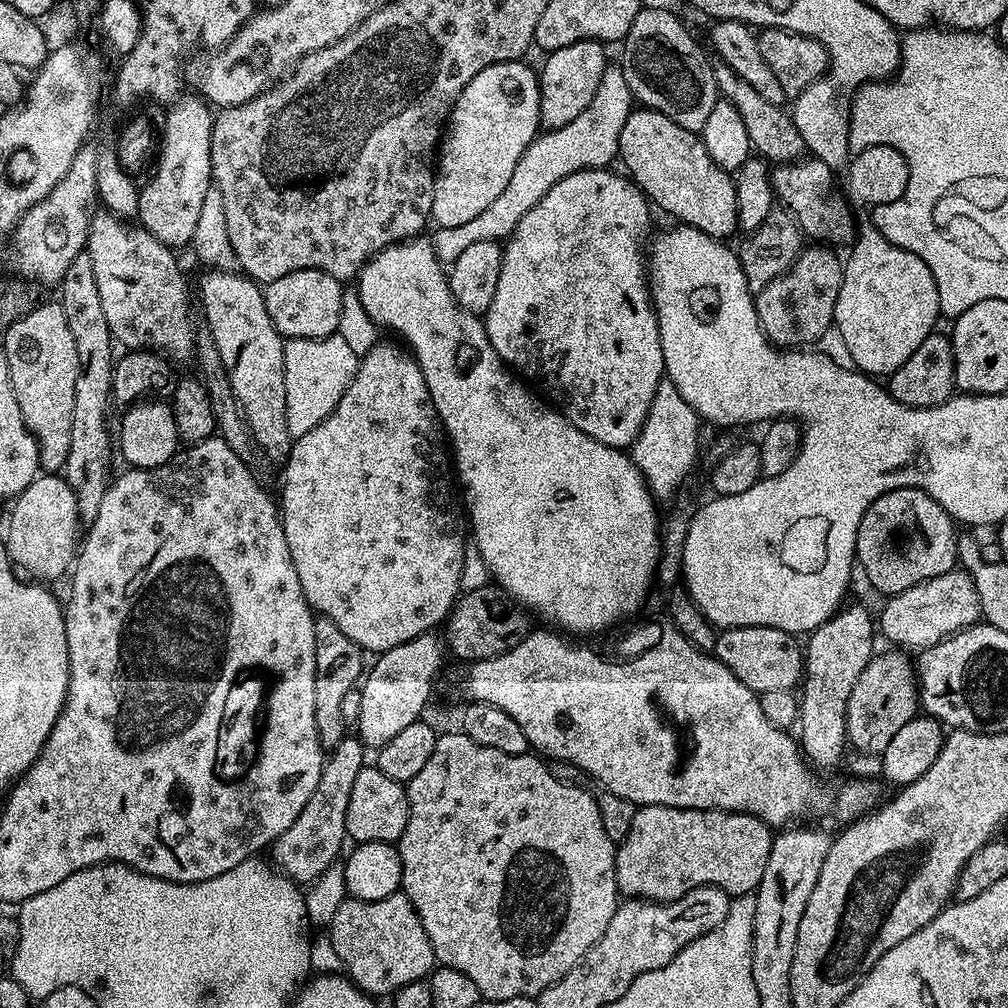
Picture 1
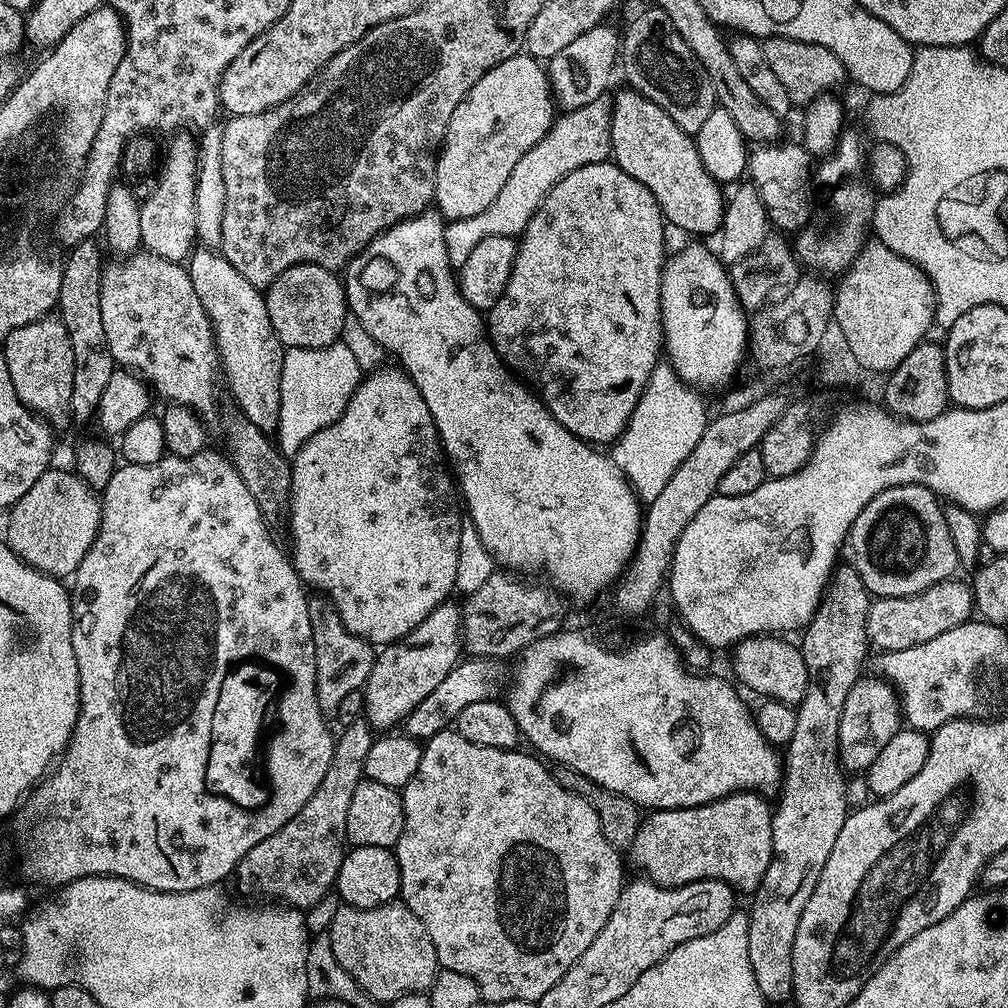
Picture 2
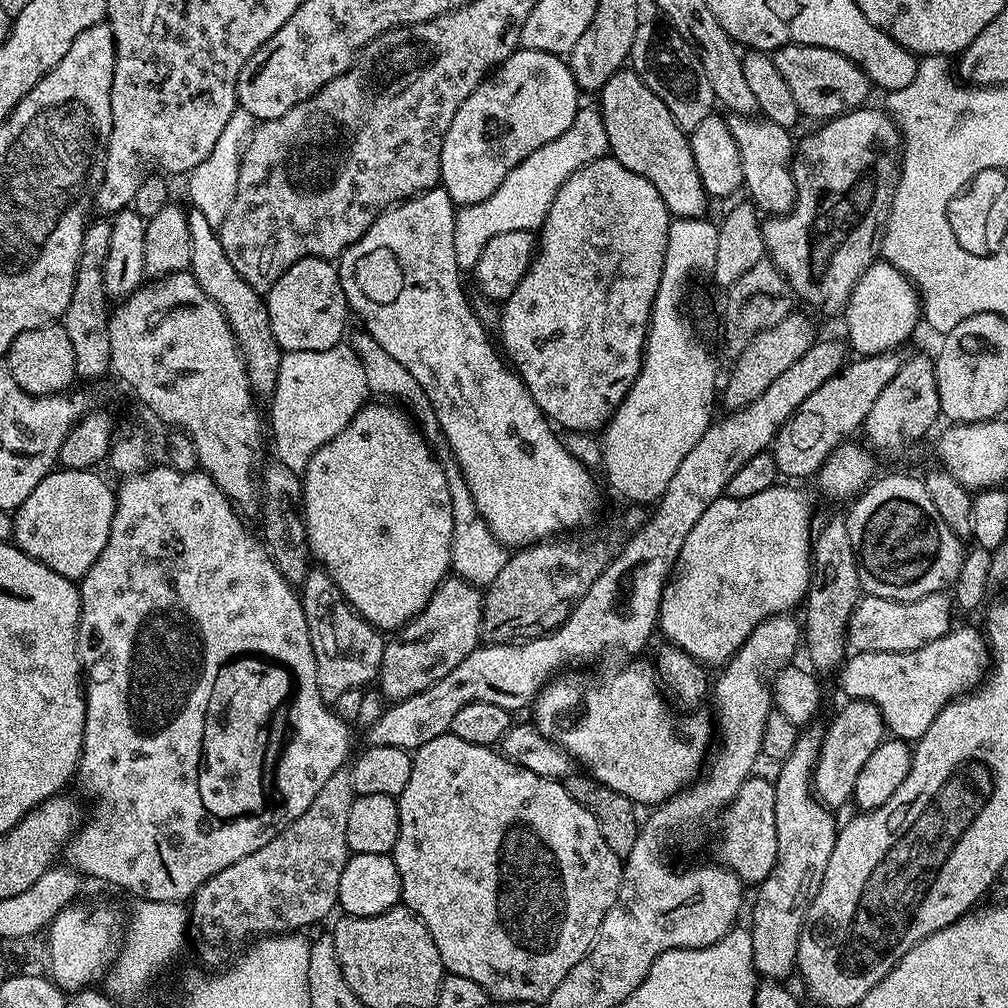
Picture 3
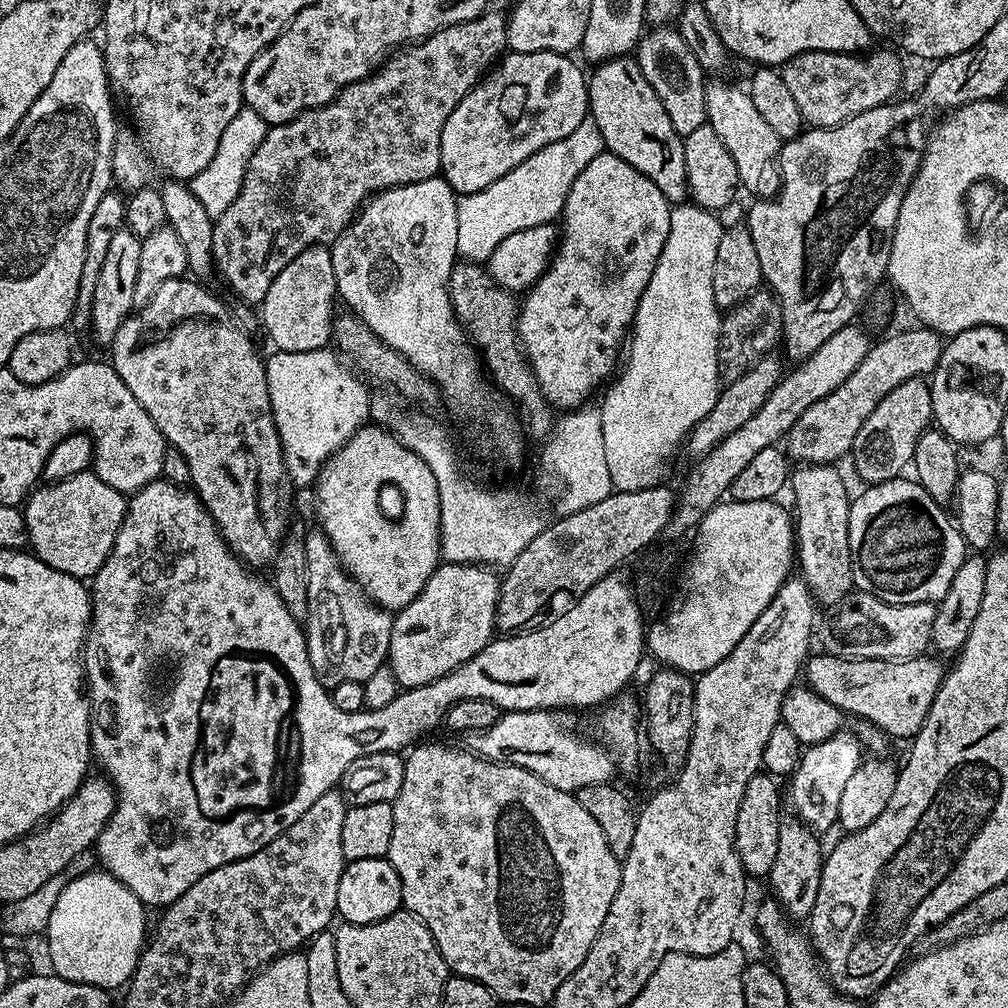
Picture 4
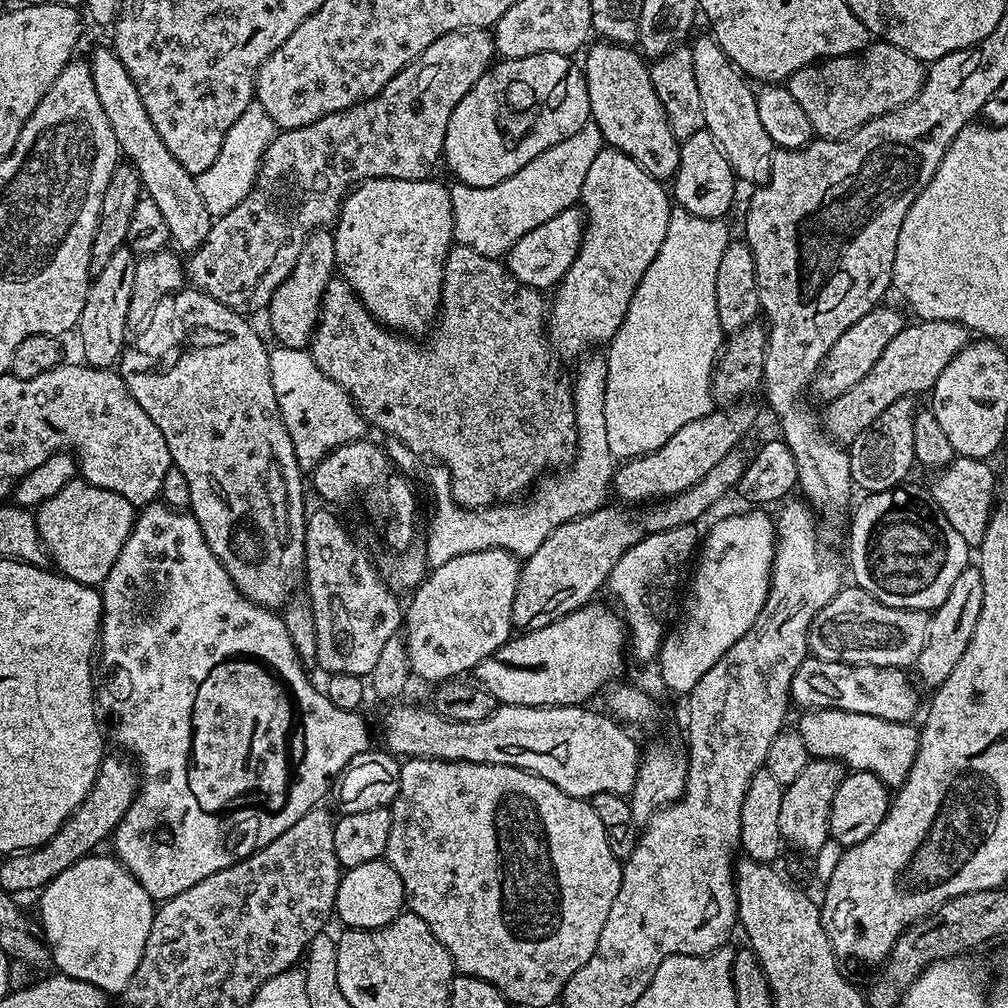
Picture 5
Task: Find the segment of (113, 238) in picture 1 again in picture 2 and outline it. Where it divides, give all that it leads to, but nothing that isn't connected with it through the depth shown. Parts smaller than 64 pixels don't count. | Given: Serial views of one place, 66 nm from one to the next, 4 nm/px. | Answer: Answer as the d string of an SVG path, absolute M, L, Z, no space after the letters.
M137 250L132 253L131 256L126 256L115 261L117 264L110 264L110 262L103 265L102 271L100 273L100 305L102 306L102 326L106 330L106 342L110 346L110 354L112 359L116 361L117 365L121 368L126 368L130 372L136 373L137 376L143 378L150 385L151 391L155 393L157 397L160 396L162 399L166 400L169 405L180 405L182 407L192 409L199 417L208 418L208 415L216 408L216 379L220 380L222 376L222 369L220 366L220 351L216 348L216 334L212 331L212 323L210 318L206 314L206 310L202 310L202 302L198 302L198 294L194 294L194 282L190 282L188 277L188 269L183 263L177 262L175 260L167 260L166 258L158 258L147 250Z

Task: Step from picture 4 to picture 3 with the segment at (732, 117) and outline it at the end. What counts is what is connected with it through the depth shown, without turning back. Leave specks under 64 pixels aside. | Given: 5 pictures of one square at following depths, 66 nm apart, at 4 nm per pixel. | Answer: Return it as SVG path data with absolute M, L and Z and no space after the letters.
M732 114L727 121L730 134L734 134L734 142L738 142L738 154L742 158L743 191L748 192L747 199L764 214L788 212L796 201L796 183L791 166L794 159L793 133L763 118Z

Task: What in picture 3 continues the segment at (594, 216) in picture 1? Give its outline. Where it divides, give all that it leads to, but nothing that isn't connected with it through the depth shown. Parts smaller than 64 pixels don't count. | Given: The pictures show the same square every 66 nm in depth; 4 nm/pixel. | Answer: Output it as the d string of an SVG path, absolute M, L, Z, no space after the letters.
M611 158L595 160L582 166L582 170L570 174L570 178L562 182L562 190L558 190L554 202L550 202L550 210L538 229L538 243L532 257L532 265L526 270L522 282L518 282L518 290L514 290L514 294L510 294L510 298L503 301L501 308L504 309L500 312L500 340L504 343L503 355L510 361L516 375L530 390L536 405L544 411L553 425L561 429L564 427L564 430L571 432L595 433L607 425L608 419L632 389L644 361L644 340L648 336L648 319L652 317L654 294L658 290L664 269L669 223L670 213L666 202L662 202L662 194L658 194L658 190L654 190L654 186L650 186L650 182L642 174L626 170L622 162Z

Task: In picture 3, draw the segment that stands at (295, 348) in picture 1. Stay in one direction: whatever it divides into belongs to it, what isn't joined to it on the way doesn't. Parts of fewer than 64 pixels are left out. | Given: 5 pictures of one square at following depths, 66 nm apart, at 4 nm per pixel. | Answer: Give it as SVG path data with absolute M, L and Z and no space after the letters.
M337 346L330 350L298 350L284 352L278 366L278 380L272 391L272 424L270 420L270 448L276 451L275 459L282 466L302 474L314 458L314 454L330 438L342 434L348 423L364 407L370 393L366 382L366 370L362 370L362 362L349 346Z

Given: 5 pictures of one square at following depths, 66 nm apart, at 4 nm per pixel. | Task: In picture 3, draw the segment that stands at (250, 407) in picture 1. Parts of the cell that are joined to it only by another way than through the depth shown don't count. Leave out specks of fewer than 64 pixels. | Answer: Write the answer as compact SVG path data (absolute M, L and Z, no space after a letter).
M192 210L187 213L186 223L190 234L190 271L199 286L207 296L220 307L222 314L232 328L236 339L236 347L244 357L246 374L253 393L260 398L271 397L278 380L278 366L282 349L270 330L270 318L265 297L256 292L230 266L230 258L226 258L226 250L222 250L222 242L217 225L206 222L202 214Z

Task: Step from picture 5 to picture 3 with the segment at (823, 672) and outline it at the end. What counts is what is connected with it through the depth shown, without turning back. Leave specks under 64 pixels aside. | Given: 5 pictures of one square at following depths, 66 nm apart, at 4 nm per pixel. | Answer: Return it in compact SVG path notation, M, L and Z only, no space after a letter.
M953 627L942 638L909 652L853 651L839 669L845 697L869 700L884 715L887 731L897 740L915 742L930 730L930 722L957 696L972 691L990 671L990 649L983 631Z

